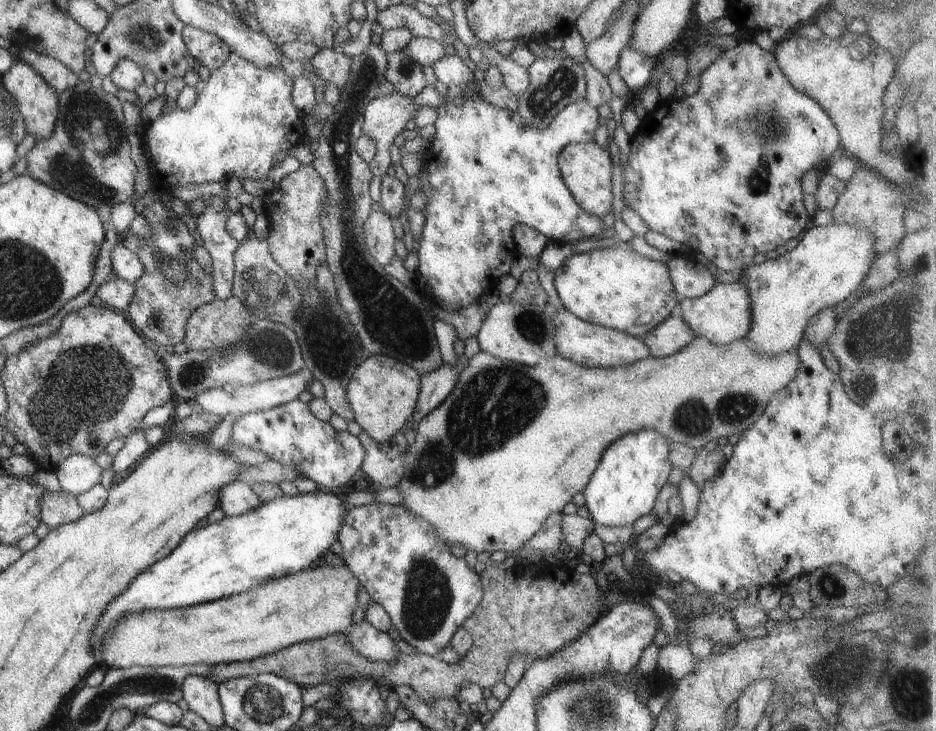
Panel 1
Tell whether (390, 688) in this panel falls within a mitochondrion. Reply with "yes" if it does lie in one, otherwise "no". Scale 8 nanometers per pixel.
no

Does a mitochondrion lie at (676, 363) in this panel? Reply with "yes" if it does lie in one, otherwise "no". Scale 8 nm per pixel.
no

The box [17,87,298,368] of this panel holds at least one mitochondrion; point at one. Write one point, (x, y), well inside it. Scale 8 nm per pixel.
(91, 133)

